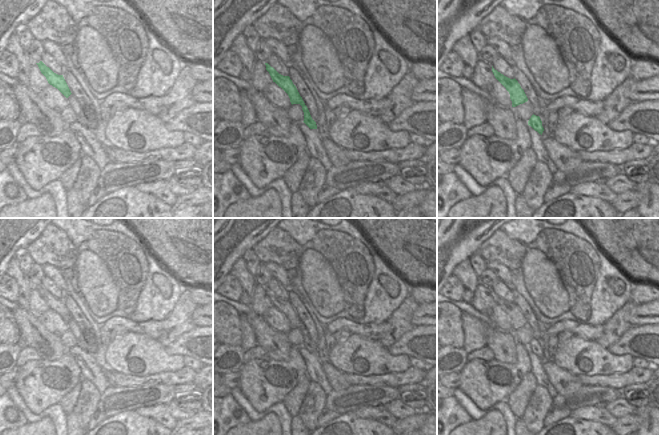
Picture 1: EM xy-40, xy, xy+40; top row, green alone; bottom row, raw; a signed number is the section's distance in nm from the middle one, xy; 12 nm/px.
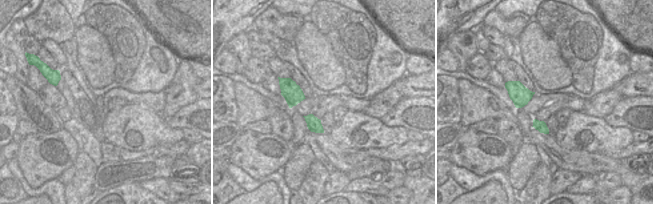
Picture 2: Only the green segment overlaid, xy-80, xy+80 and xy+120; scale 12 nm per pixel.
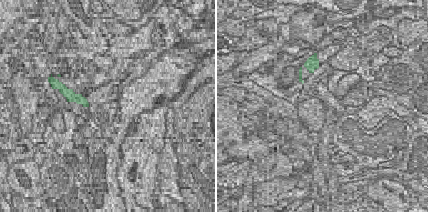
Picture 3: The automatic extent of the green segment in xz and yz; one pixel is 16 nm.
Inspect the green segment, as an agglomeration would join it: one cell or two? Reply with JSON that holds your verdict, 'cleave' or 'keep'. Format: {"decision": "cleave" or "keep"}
{"decision": "cleave"}

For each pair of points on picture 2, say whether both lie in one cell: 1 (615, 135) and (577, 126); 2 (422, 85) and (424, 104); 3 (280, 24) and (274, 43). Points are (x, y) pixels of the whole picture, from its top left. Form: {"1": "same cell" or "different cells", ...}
{"1": "same cell", "2": "different cells", "3": "different cells"}

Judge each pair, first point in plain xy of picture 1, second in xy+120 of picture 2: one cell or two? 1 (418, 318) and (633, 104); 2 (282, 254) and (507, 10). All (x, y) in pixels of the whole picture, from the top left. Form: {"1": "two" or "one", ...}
{"1": "two", "2": "two"}

